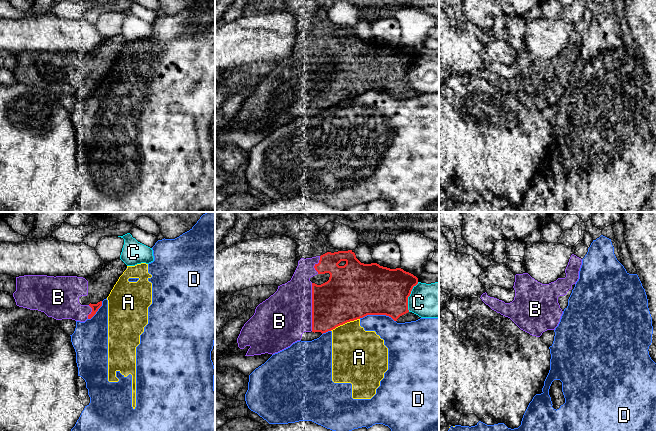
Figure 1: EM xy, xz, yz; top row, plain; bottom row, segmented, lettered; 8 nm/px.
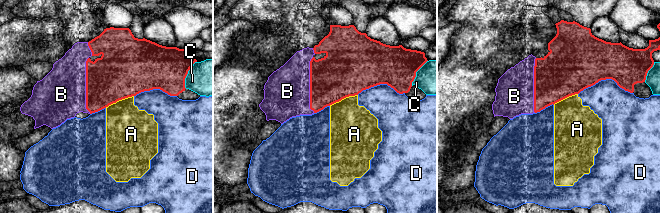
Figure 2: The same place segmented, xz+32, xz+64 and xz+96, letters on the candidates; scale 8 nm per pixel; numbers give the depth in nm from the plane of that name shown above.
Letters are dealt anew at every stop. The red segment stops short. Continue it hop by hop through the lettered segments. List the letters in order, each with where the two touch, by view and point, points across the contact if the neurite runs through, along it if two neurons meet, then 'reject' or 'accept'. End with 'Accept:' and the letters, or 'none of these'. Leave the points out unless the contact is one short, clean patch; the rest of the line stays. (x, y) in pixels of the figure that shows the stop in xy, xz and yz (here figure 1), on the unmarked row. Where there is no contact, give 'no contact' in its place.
A: contact xz (344, 99); reject
B: contact xz (312, 83); accept
C: contact xz (408, 72); reject
D: contact xz (377, 90); reject
Accept: B

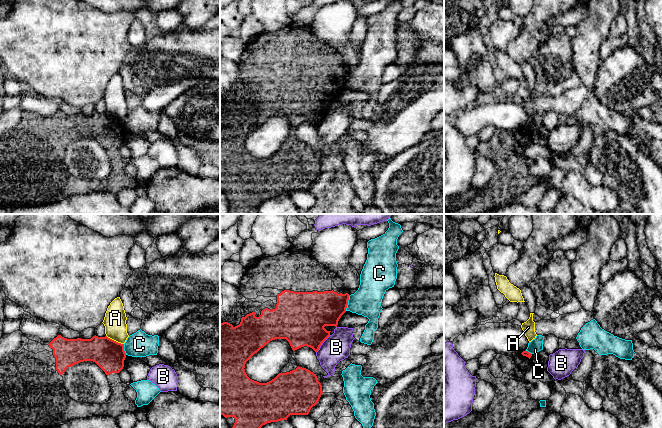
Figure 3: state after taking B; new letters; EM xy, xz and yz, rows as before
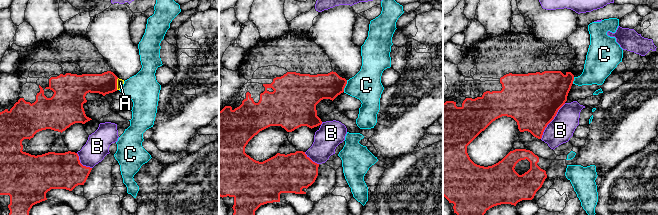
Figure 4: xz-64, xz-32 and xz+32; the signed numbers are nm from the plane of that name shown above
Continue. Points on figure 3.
A: contact xy (115, 117); border xy (106, 111), (123, 120); reject
B: contact xz (321, 120); reject
C: contact xz (347, 79); border xz (350, 71), (345, 86); reject
Accept: none of these

